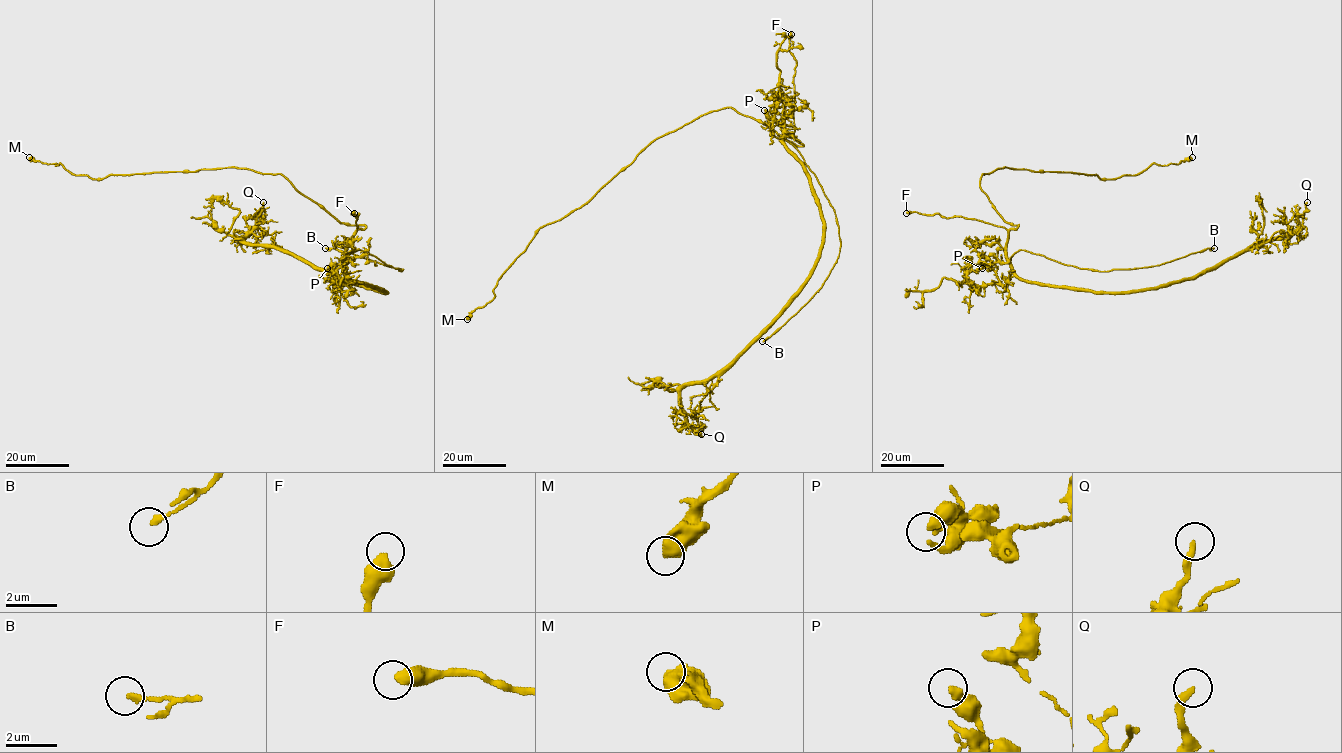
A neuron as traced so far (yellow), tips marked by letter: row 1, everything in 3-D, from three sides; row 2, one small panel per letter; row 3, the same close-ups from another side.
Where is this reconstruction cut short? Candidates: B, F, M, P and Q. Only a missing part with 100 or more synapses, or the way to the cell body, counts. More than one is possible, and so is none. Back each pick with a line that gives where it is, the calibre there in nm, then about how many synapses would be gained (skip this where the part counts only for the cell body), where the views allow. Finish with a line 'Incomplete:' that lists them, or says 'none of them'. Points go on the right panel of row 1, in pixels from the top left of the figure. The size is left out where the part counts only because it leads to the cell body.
F: (906, 213) | 500 nm
Incomplete: F

